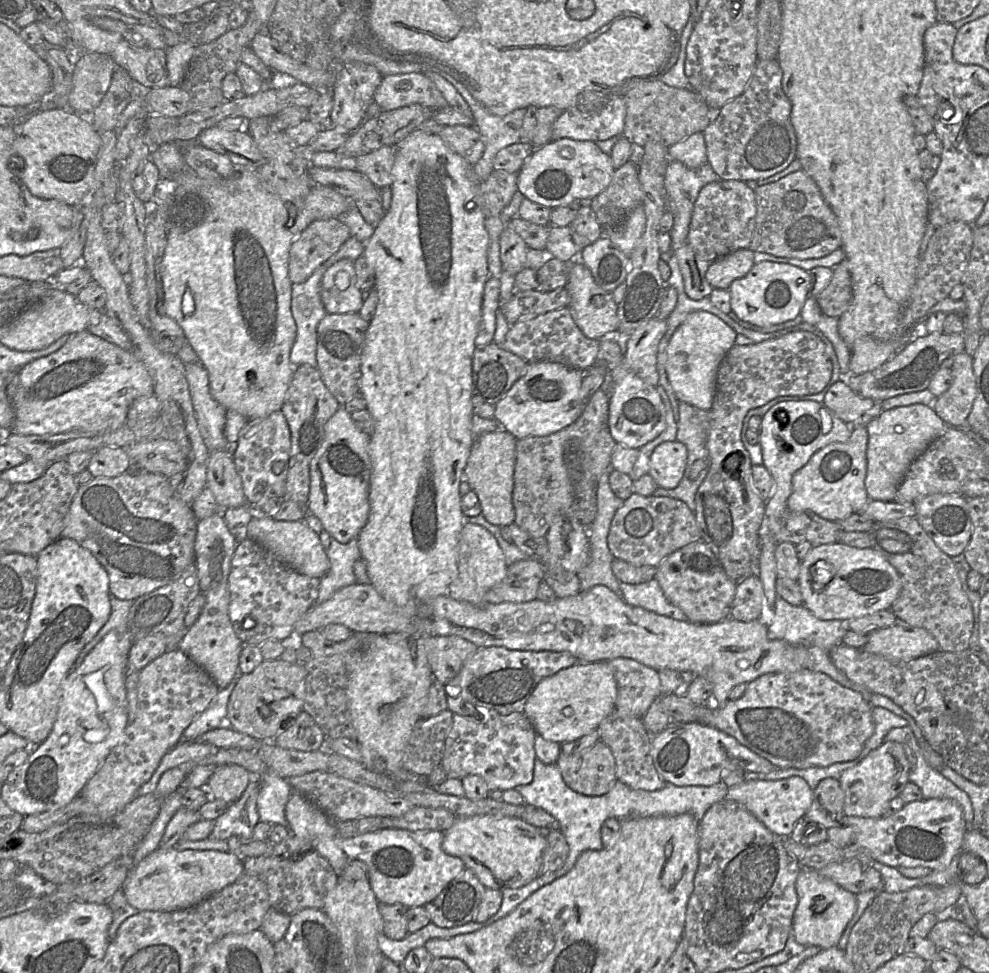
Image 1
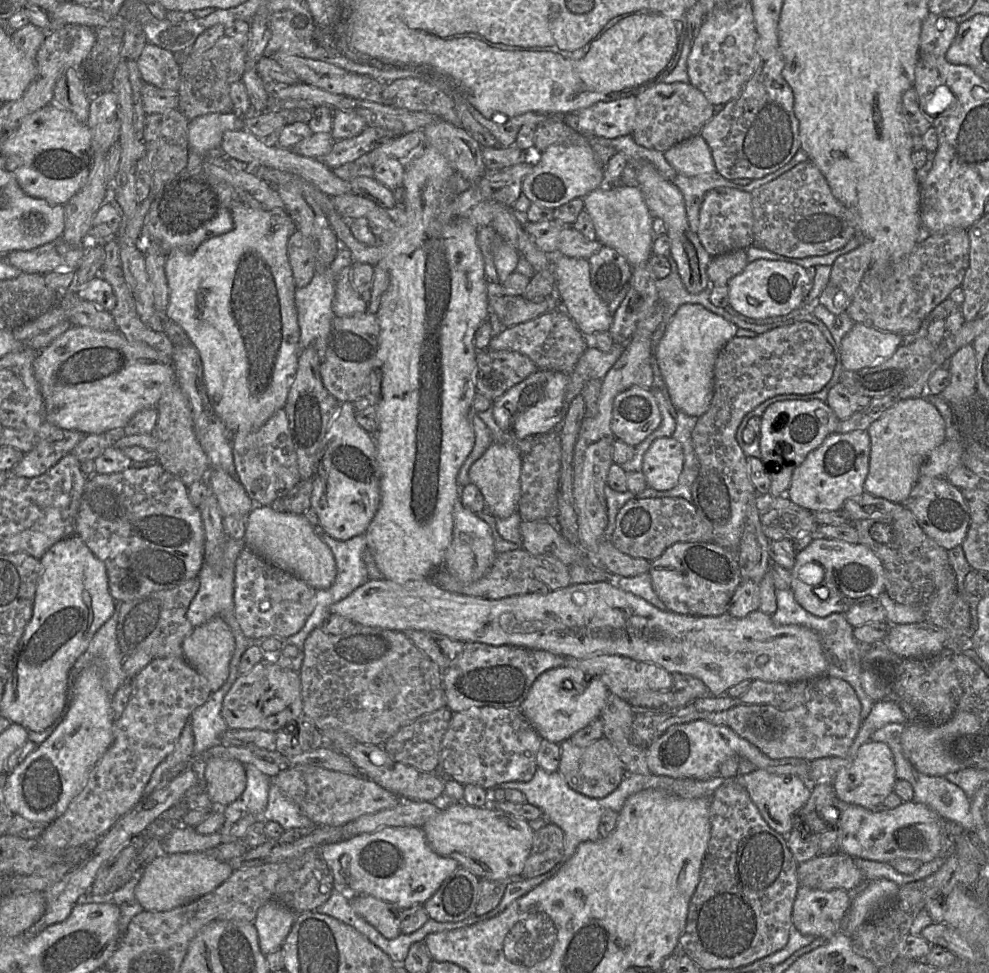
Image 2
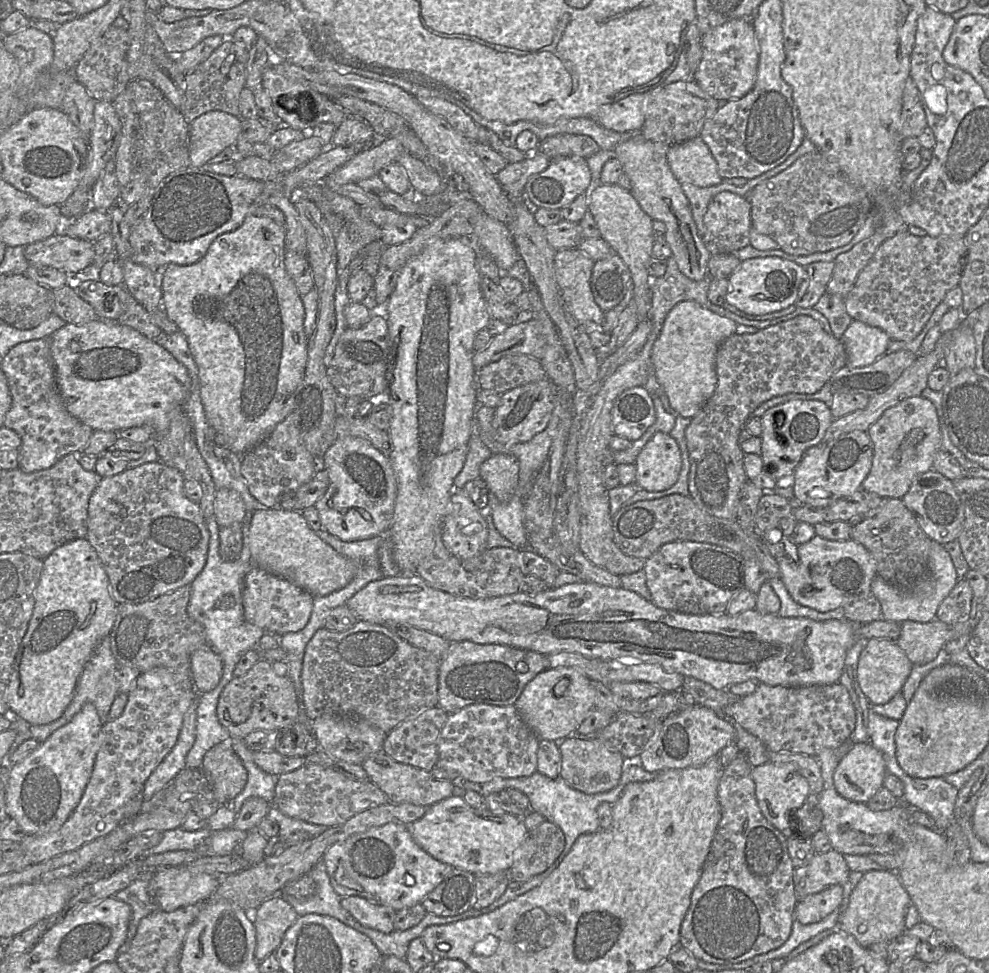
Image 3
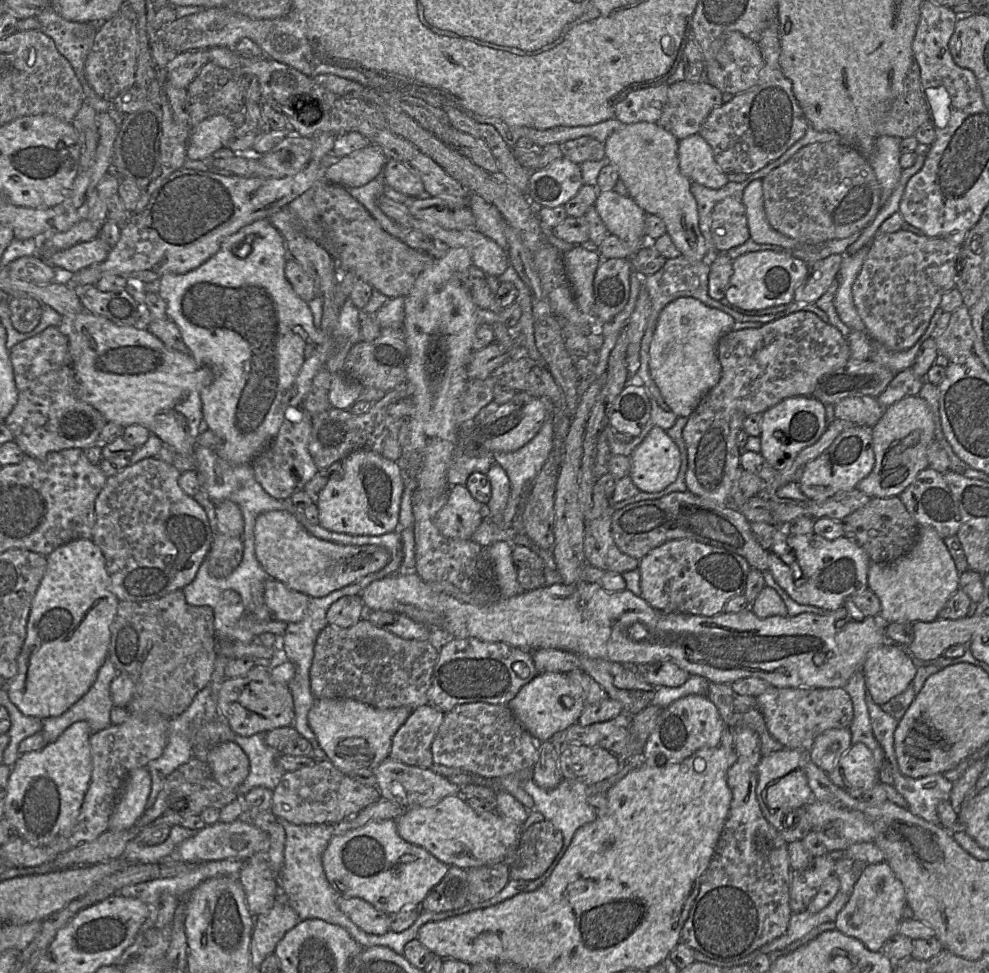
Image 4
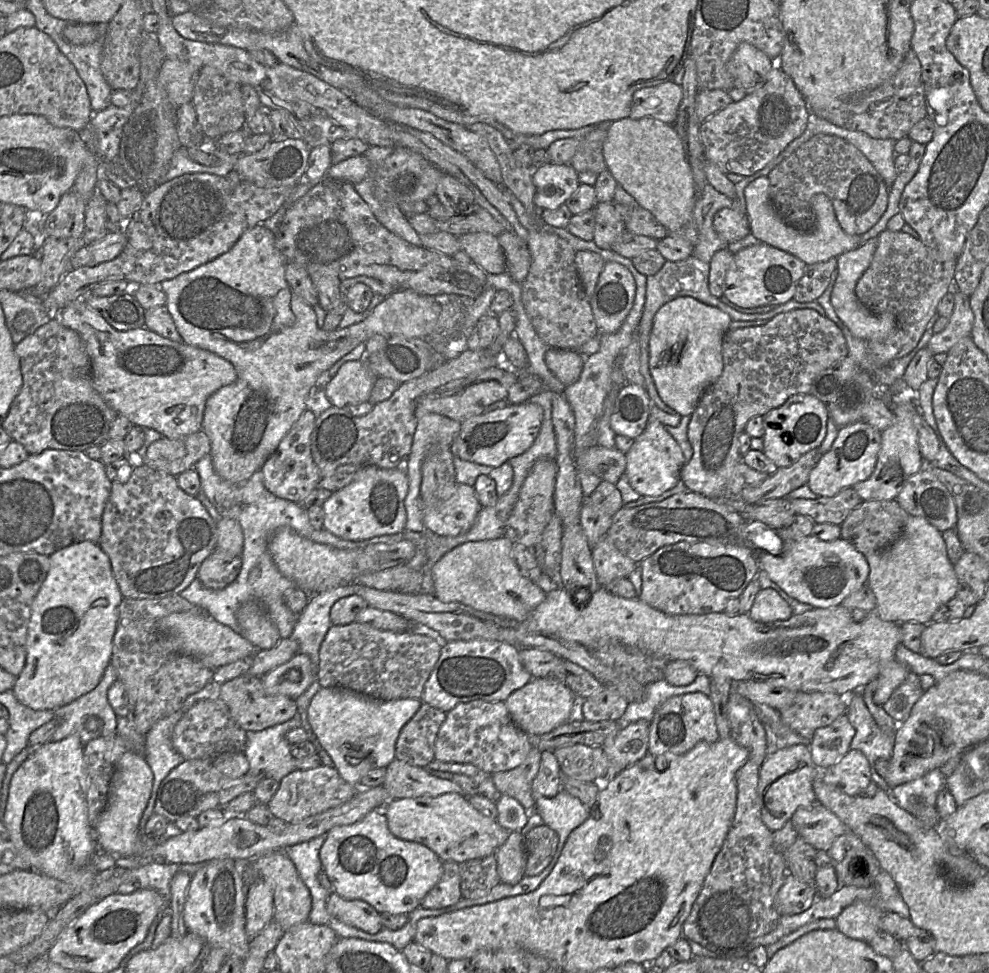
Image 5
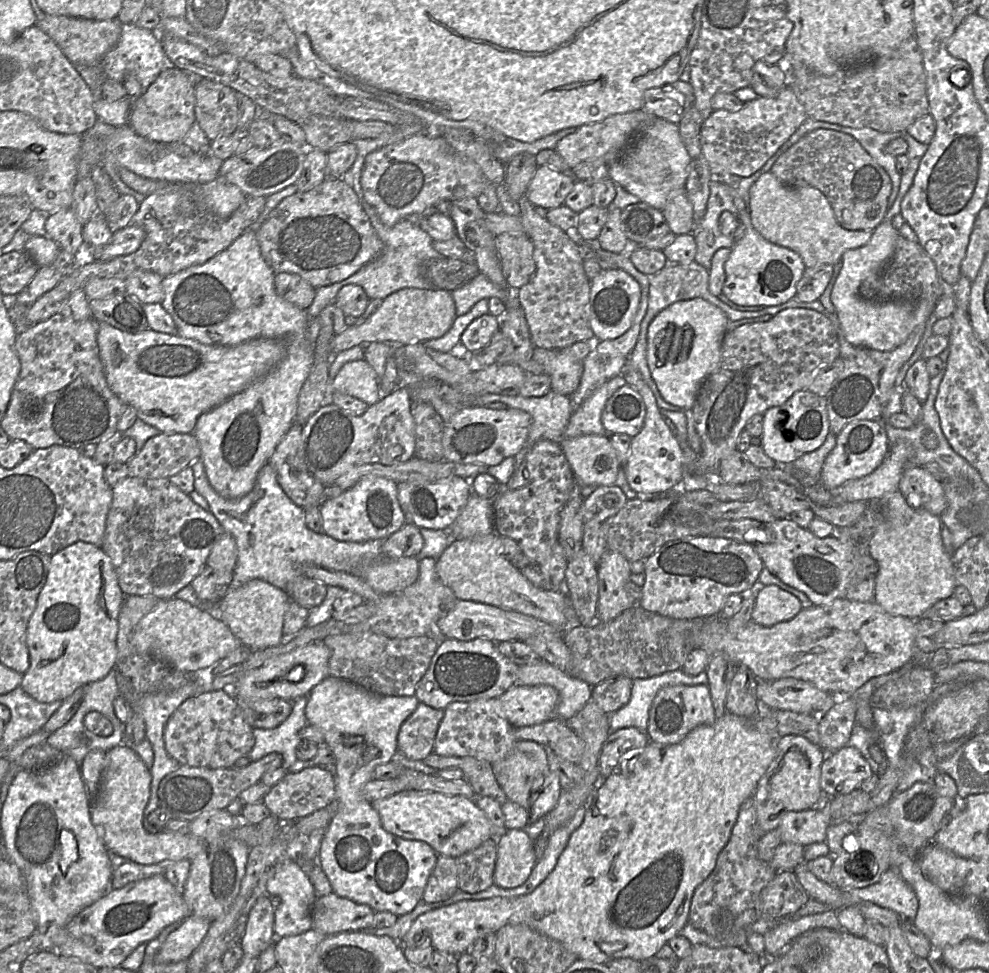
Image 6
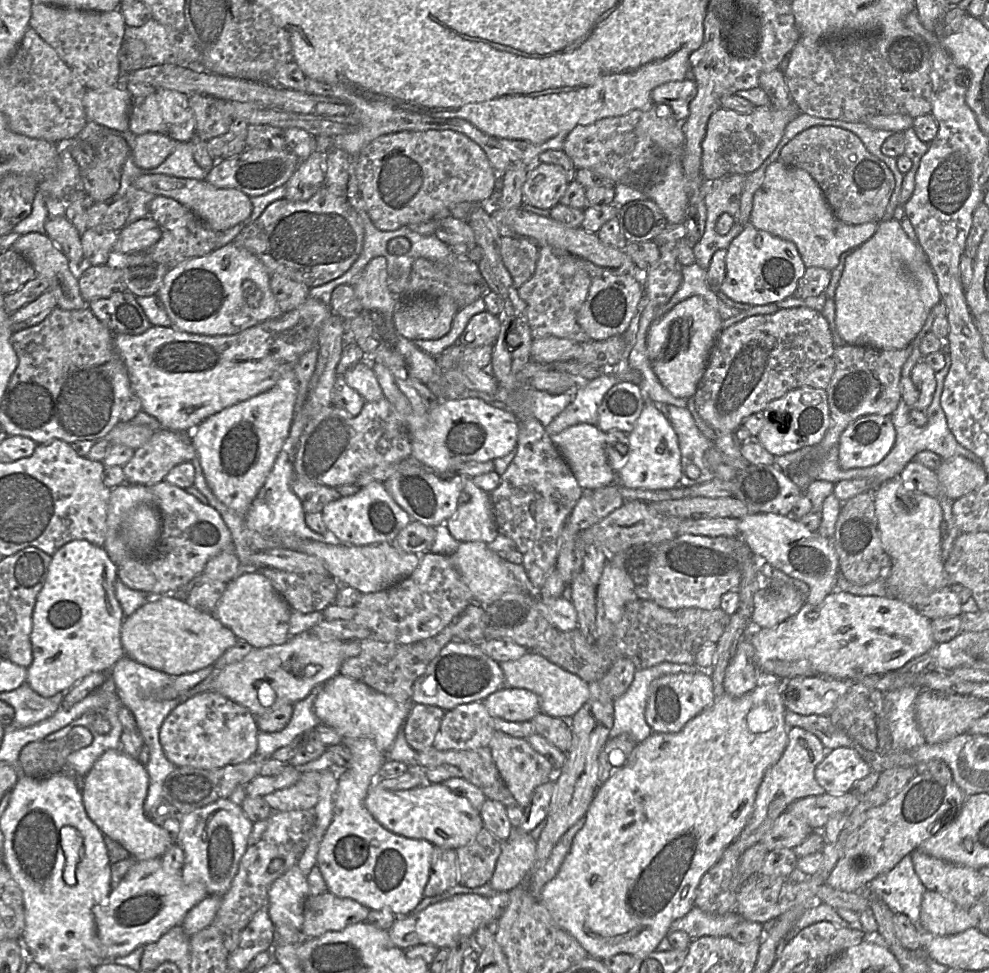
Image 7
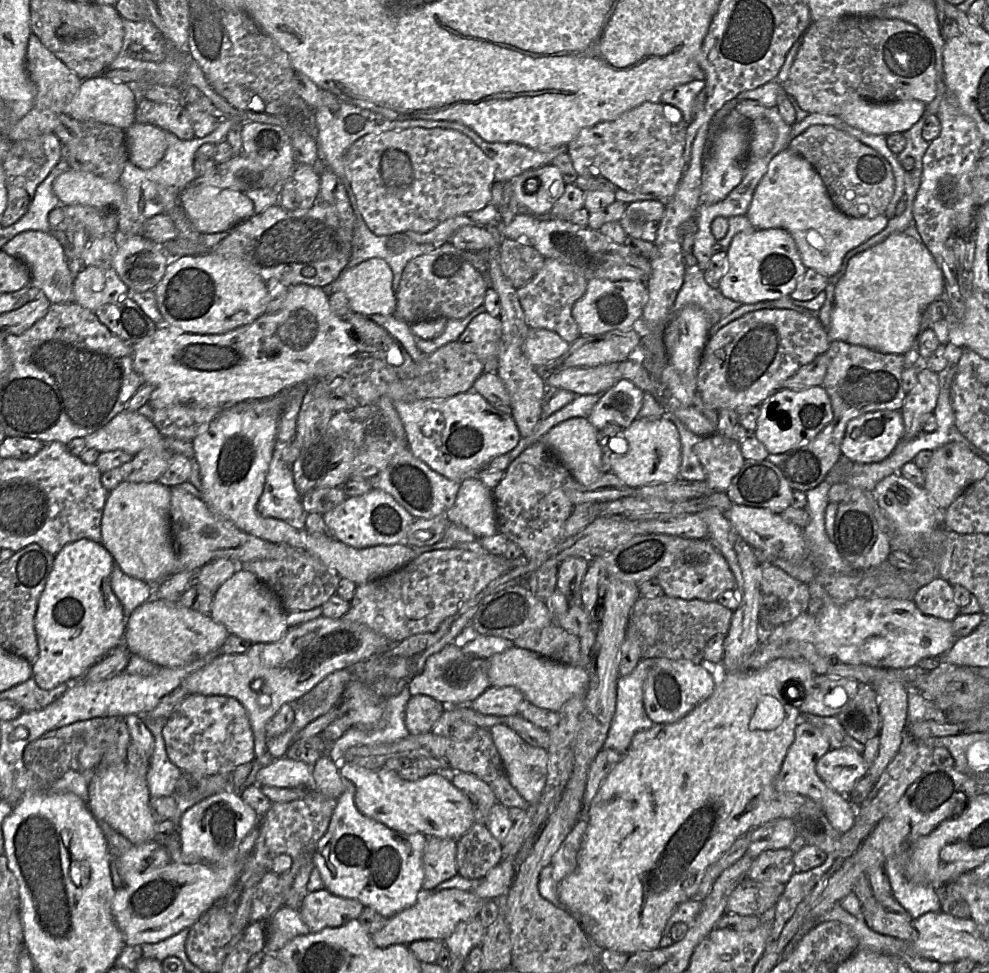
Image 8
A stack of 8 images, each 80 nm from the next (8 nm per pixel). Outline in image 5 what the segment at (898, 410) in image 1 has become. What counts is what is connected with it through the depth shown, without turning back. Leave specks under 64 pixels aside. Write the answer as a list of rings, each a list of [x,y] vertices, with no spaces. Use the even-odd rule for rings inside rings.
[[[899,402],[889,407],[895,420],[891,427],[881,432],[880,450],[874,471],[868,479],[852,486],[863,501],[894,500],[909,477],[925,467],[919,448],[918,433],[914,426],[914,416],[918,407],[913,402]]]

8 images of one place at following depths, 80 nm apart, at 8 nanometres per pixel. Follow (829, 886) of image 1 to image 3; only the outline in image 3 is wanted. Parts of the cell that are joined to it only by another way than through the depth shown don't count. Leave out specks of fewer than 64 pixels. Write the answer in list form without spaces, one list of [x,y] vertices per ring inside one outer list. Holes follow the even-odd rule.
[[[839,884],[808,895],[797,902],[794,918],[804,925],[819,922],[841,906],[842,895],[842,885]]]

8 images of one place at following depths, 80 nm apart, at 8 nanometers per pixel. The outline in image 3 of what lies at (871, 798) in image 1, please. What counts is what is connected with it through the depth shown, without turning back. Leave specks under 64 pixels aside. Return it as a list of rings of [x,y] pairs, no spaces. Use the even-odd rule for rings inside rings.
[[[869,742],[856,743],[835,768],[834,787],[843,798],[865,804],[883,786],[886,772],[881,752]]]

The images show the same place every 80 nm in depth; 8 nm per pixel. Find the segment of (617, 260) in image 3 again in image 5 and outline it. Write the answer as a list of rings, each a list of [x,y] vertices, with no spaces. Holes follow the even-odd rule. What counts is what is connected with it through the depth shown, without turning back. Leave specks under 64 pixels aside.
[[[606,262],[590,298],[598,333],[616,332],[629,314],[636,292],[630,271],[618,262]]]

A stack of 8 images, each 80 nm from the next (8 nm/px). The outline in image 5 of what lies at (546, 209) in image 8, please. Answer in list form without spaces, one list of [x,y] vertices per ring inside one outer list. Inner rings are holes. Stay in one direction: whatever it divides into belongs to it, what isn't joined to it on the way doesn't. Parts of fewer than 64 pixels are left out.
[[[548,163],[532,171],[532,182],[535,186],[533,203],[542,209],[557,209],[577,190],[580,182],[577,171],[570,164]]]

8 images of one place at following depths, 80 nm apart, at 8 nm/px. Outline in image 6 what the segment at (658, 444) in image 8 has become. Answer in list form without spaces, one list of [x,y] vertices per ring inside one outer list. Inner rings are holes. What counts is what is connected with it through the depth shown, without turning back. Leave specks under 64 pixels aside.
[[[628,361],[623,367],[622,376],[626,384],[634,387],[642,396],[646,415],[641,431],[631,437],[630,454],[623,464],[626,480],[641,500],[654,499],[658,494],[677,489],[683,477],[683,451],[660,413],[656,399],[640,373]]]

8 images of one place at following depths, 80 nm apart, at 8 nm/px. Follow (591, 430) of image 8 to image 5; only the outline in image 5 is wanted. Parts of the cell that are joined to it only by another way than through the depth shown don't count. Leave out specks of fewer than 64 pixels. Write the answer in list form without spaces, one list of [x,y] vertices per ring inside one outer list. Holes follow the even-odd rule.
[[[595,444],[574,458],[578,472],[588,472],[616,484],[626,469],[626,455],[617,448]]]

